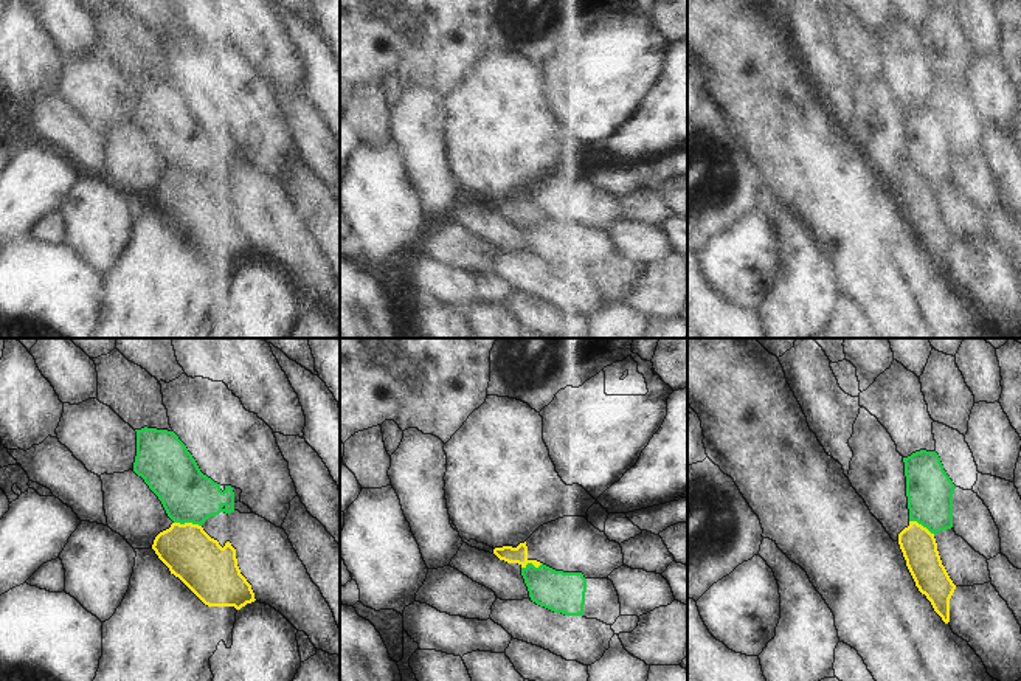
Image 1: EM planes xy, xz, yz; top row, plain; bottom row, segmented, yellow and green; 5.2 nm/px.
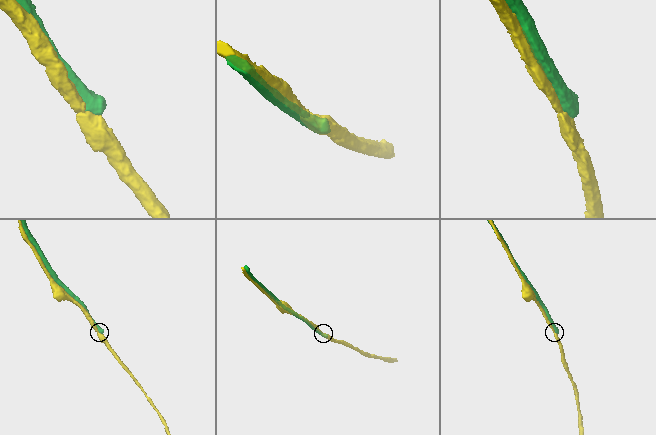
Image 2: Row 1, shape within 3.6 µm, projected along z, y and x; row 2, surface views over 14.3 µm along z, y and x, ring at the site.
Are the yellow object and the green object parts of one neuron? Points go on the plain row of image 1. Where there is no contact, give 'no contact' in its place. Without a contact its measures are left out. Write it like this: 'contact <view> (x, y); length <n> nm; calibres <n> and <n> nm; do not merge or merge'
contact xy (188, 176); length 150 nm; calibres 280 and 280 nm; do not merge

